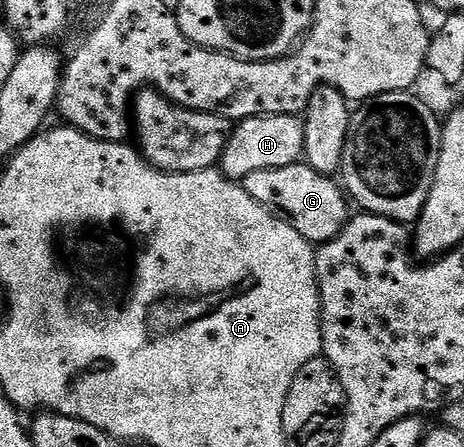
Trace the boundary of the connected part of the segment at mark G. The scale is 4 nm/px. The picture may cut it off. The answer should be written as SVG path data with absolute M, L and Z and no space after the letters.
M306 164L286 168L266 168L262 172L250 172L242 180L243 188L258 200L271 214L286 219L294 232L302 232L307 242L319 244L334 240L350 217L349 199L335 177L314 172Z

